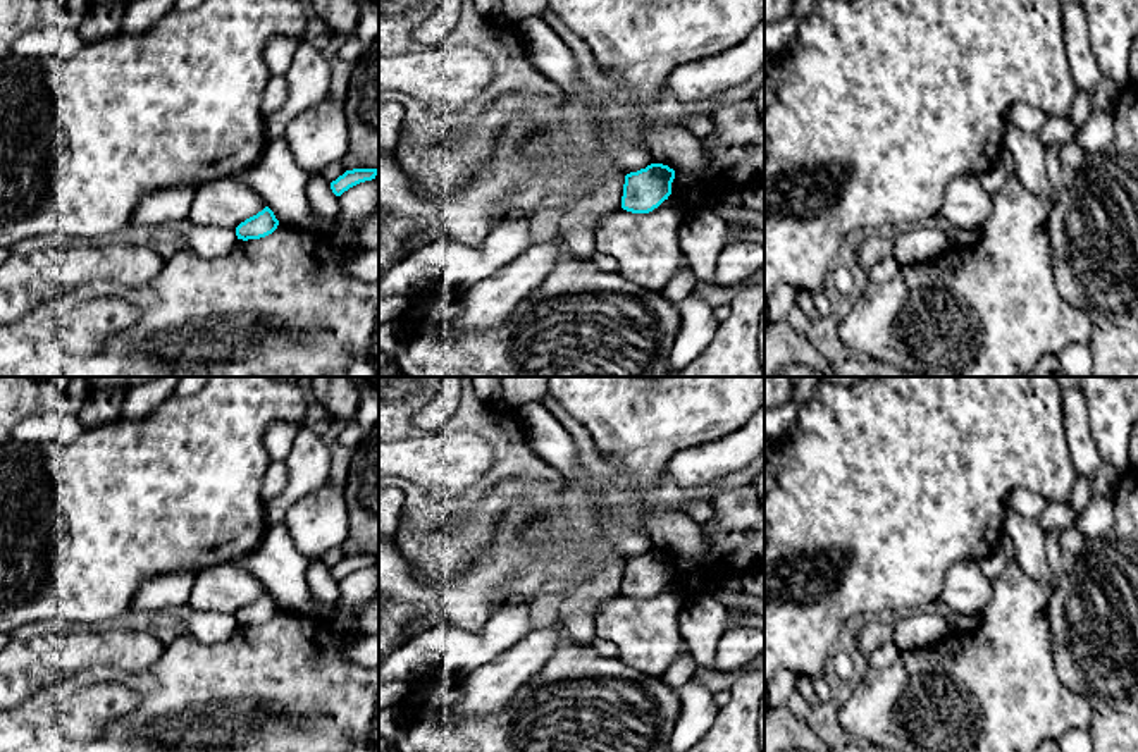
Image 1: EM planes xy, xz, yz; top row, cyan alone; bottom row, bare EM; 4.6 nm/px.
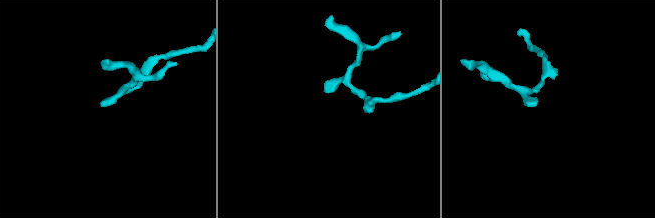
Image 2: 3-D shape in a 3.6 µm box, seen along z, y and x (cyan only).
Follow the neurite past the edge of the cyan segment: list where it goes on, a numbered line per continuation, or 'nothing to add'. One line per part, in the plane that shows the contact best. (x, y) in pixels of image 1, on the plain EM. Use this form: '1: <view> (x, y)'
nothing to add

